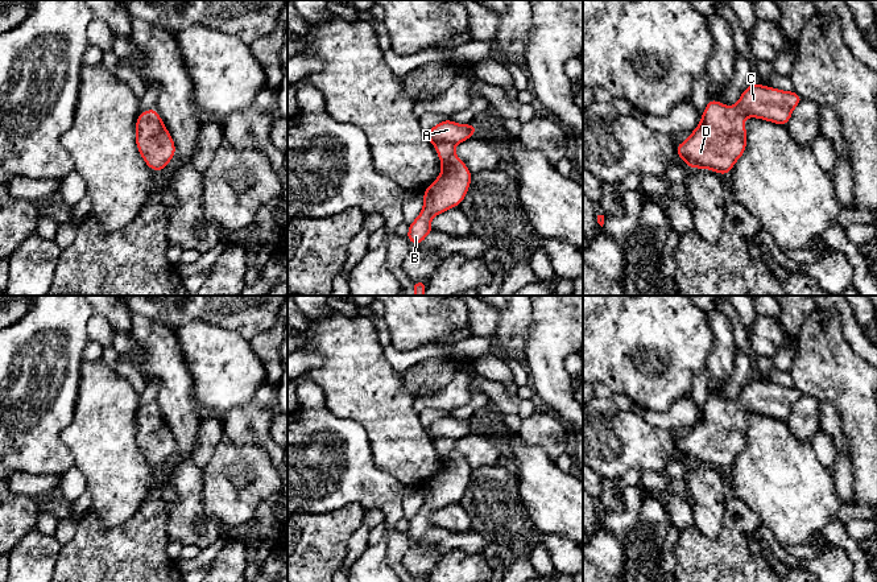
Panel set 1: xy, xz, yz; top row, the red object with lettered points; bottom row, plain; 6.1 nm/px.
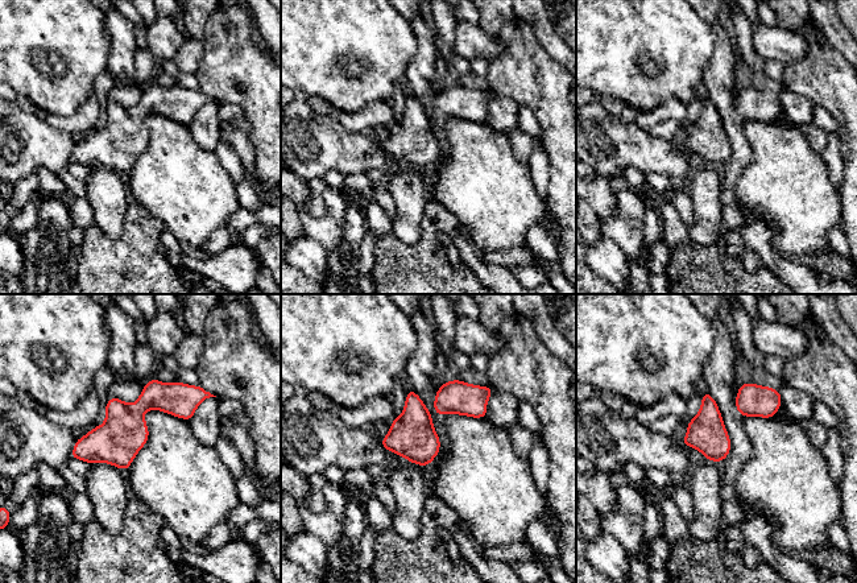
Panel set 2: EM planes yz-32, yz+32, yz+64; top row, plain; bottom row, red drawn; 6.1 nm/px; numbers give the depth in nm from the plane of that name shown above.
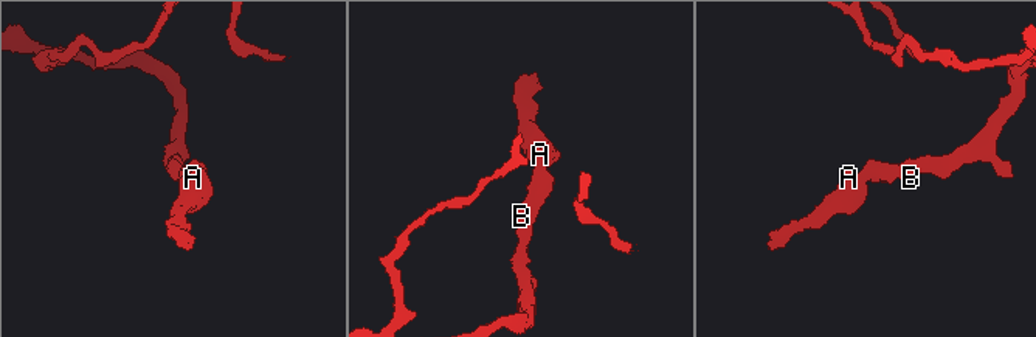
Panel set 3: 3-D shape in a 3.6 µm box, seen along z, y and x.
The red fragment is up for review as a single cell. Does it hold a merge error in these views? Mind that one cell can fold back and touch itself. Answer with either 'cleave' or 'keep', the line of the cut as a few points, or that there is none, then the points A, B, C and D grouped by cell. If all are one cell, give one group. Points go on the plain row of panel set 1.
keep | no cut | A B C D

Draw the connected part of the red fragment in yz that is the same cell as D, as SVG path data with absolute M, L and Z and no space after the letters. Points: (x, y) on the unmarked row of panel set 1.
M762 380L748 381L739 397L728 403L717 396L710 395L700 413L700 420L691 428L691 432L677 439L677 450L692 465L702 463L727 471L736 457L746 445L745 413L758 413L779 421L787 421L793 405L803 396L795 387L782 387Z

